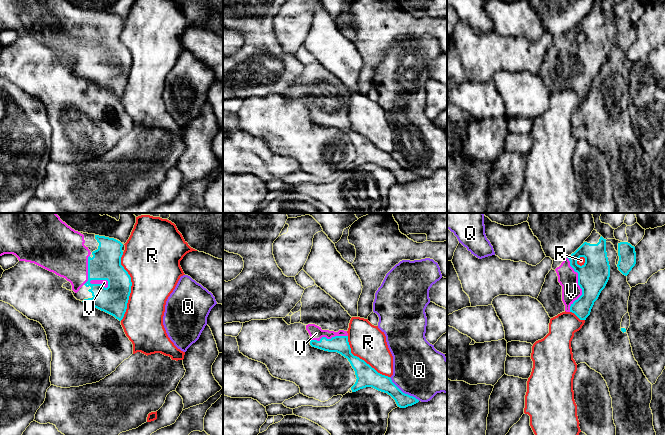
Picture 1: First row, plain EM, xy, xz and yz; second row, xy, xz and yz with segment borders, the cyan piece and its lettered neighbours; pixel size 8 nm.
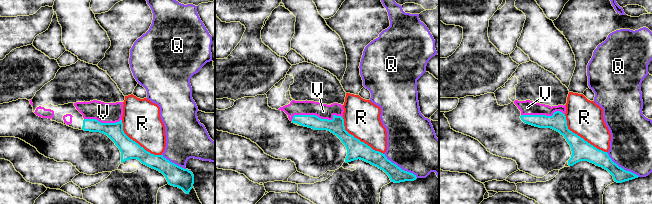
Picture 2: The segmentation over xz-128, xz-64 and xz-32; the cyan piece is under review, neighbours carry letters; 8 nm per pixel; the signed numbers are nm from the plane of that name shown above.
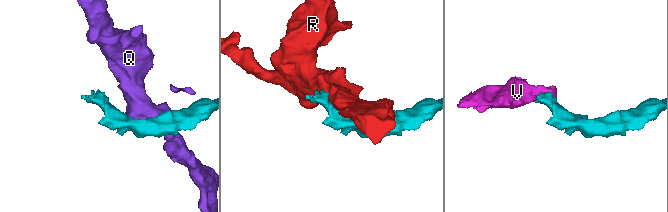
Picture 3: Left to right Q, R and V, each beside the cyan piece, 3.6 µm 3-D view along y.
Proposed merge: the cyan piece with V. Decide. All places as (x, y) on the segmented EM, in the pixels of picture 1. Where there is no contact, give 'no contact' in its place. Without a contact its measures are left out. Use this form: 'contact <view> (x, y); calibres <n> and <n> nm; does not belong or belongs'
contact xy (88, 277); calibres 240 and 50 nm; belongs

